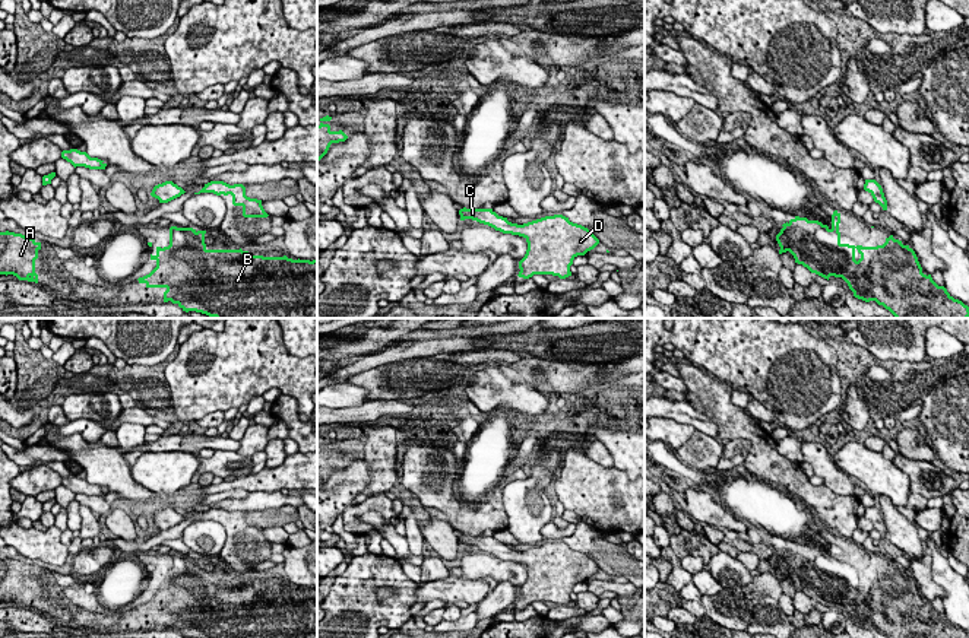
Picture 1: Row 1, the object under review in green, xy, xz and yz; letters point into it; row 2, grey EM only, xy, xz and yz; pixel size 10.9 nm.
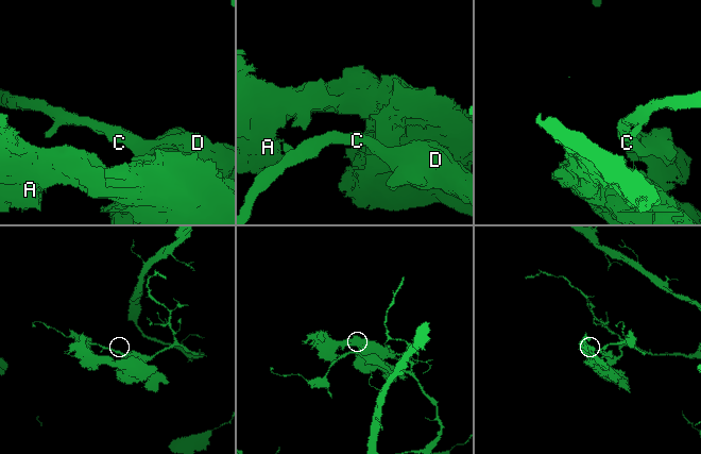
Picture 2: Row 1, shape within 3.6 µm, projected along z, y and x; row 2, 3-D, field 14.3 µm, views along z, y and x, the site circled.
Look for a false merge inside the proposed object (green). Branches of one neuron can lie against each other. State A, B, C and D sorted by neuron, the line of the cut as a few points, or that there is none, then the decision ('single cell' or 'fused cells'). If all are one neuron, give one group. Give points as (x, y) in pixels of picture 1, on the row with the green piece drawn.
A B C D | no cut | single cell

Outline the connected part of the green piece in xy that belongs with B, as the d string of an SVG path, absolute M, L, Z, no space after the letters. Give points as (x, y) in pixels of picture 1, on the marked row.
M170 228L170 245L156 247L156 267L139 283L165 288L164 302L215 318L317 318L317 260L250 255L240 250L208 250L206 231Z

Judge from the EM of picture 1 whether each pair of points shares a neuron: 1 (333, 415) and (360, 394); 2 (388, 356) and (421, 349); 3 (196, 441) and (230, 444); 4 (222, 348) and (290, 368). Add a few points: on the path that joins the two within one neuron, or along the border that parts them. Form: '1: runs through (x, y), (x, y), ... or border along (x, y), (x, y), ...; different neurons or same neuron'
1: border along (371, 399), (342, 409); different neurons
2: runs through (396, 352), (412, 349); same neuron
3: runs through (205, 441), (221, 443); same neuron
4: runs through (238, 361), (262, 361), (274, 367); same neuron

